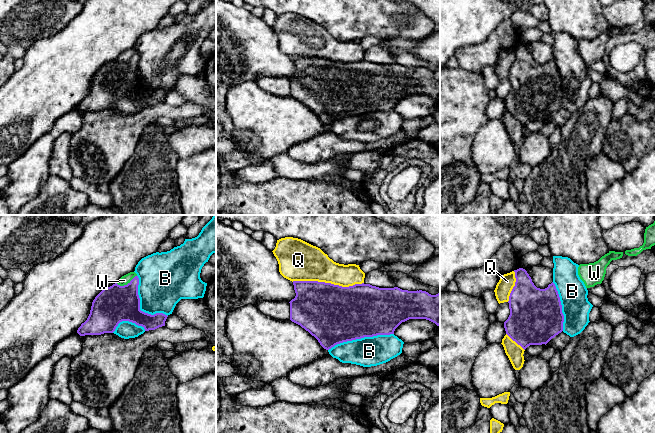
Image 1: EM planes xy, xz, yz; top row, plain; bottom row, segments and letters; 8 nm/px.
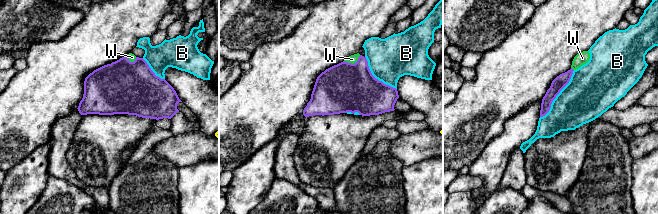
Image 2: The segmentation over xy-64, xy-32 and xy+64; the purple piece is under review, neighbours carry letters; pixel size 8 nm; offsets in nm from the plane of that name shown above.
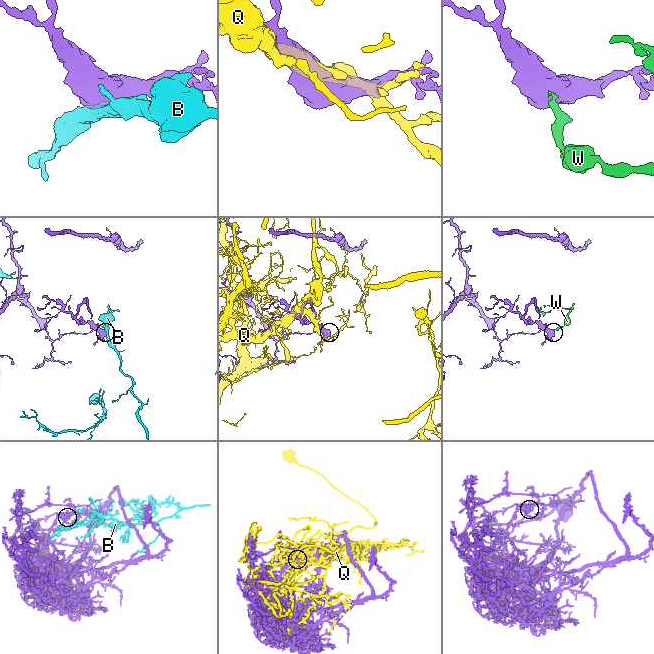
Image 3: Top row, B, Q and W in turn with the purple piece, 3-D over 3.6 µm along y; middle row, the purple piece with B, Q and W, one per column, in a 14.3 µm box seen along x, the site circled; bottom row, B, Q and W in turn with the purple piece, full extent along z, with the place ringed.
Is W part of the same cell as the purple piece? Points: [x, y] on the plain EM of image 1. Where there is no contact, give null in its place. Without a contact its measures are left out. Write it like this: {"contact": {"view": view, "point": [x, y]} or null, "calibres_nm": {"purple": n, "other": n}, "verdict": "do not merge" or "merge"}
{"contact": {"view": "xy", "point": [127, 60]}, "calibres_nm": {"purple": 300, "other": 80}, "verdict": "merge"}

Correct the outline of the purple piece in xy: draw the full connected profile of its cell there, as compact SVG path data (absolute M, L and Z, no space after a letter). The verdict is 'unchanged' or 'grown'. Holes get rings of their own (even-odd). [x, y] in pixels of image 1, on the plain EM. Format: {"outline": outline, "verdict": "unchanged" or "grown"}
{"outline": "M130 48L122 52L112 62L104 64L93 76L90 90L87 96L78 104L77 109L80 112L113 109L118 100L122 97L129 97L138 102L142 102L145 107L155 106L165 102L167 91L163 89L151 91L140 86L138 61L139 54L137 50Z", "verdict": "grown"}

